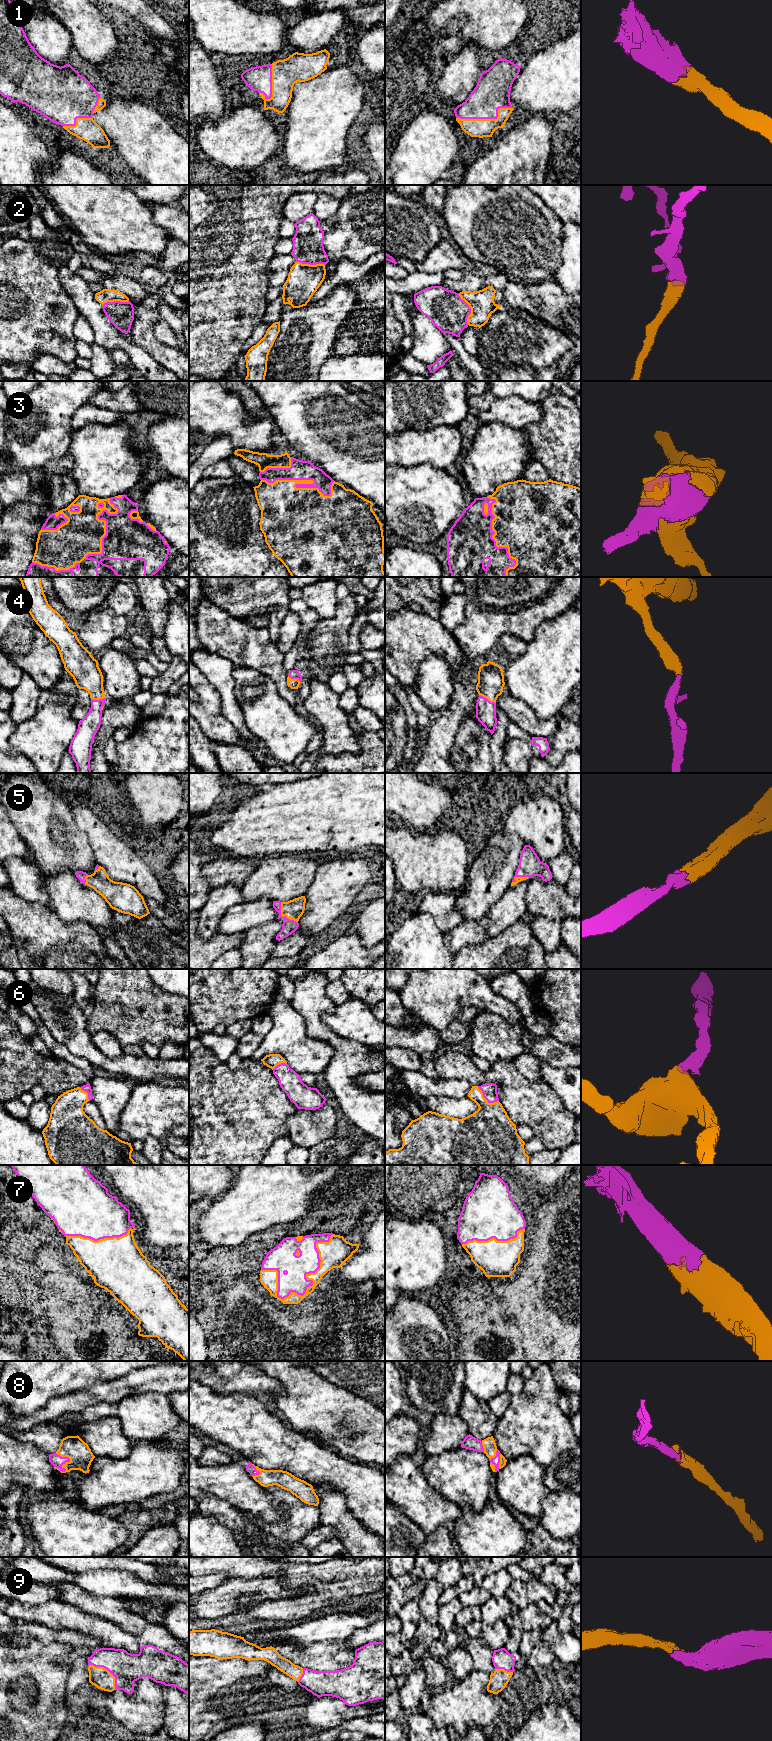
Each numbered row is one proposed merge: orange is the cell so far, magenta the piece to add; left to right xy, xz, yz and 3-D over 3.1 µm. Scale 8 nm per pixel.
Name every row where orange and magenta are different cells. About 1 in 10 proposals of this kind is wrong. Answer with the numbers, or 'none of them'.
none of them

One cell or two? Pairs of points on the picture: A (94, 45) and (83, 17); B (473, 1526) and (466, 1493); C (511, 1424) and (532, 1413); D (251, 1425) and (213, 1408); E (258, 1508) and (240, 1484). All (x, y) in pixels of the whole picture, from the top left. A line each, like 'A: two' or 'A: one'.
A: one
B: two
C: one
D: one
E: one

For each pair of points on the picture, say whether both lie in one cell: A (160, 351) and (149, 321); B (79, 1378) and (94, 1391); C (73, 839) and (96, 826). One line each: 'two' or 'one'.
A: one
B: two
C: two

